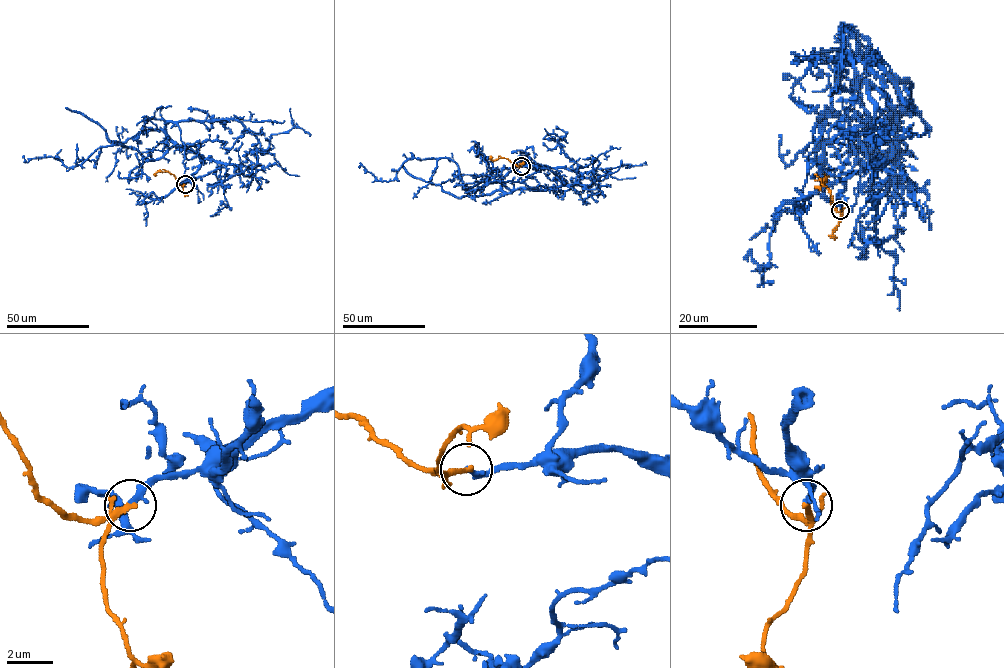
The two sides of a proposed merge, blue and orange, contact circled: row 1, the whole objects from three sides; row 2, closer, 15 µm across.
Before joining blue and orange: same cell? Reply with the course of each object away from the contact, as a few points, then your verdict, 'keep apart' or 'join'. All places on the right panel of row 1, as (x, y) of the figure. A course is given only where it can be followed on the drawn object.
blue runs (840, 209), (845, 182), (897, 152), (903, 99), (830, 57), (847, 55), (874, 128), (841, 67), (828, 96); orange runs (840, 210), (832, 204), (830, 190), (820, 180), (826, 181), (815, 188); join

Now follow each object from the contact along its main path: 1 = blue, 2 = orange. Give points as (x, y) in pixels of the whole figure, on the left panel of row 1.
1: (185, 184), (225, 165), (178, 146), (168, 121), (238, 120), (264, 150), (292, 124), (309, 136)
2: (185, 184), (180, 185), (168, 172), (156, 172), (154, 175)

